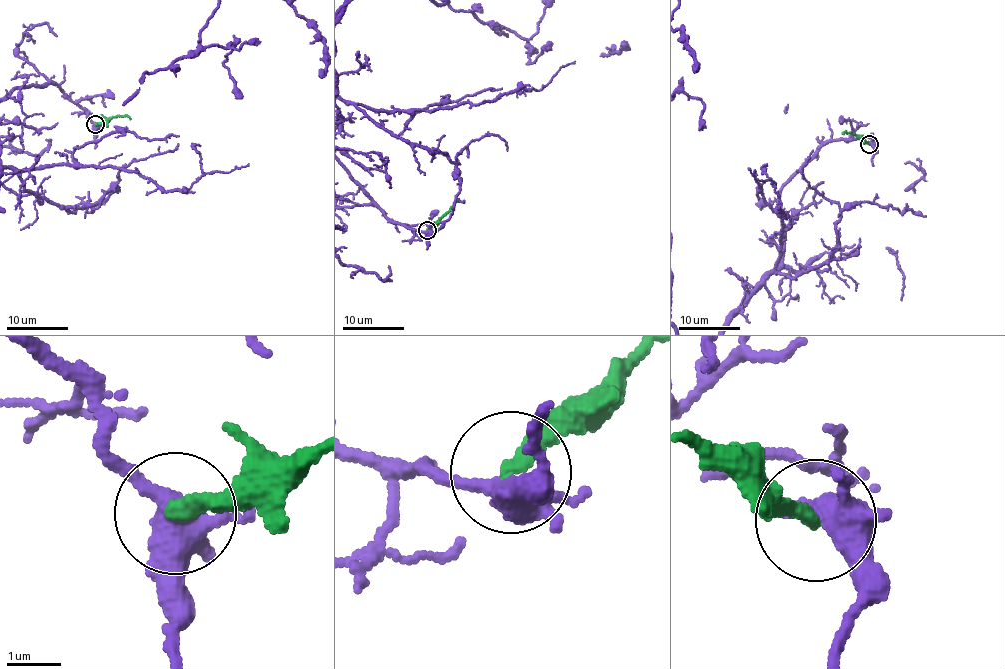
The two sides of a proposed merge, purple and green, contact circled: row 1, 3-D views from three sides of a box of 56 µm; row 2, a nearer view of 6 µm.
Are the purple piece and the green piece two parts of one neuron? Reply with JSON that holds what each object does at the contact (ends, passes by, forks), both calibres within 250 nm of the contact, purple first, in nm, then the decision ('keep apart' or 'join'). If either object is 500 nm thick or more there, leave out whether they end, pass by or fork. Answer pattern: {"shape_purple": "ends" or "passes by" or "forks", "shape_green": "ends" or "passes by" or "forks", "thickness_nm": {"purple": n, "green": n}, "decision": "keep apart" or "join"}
{"shape_purple": "forks", "shape_green": "ends", "thickness_nm": {"purple": 400, "green": 320}, "decision": "keep apart"}

